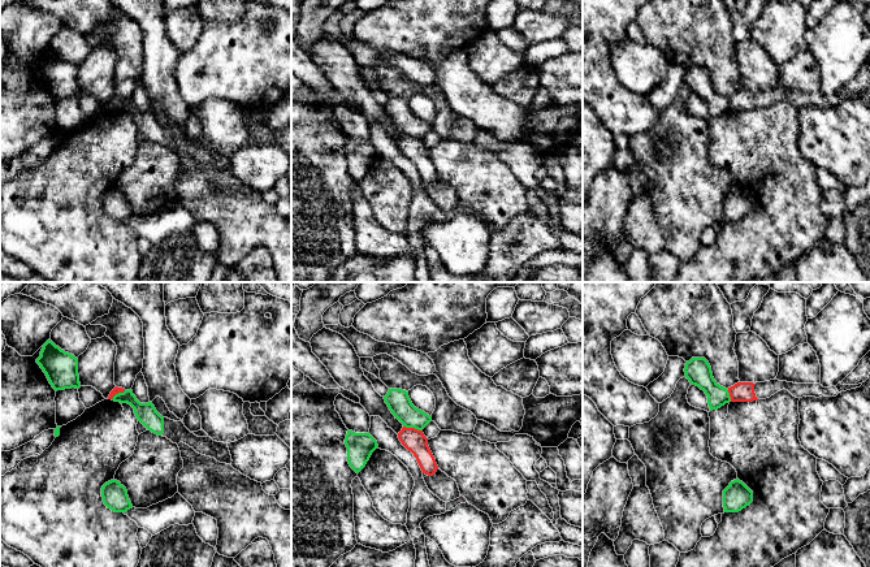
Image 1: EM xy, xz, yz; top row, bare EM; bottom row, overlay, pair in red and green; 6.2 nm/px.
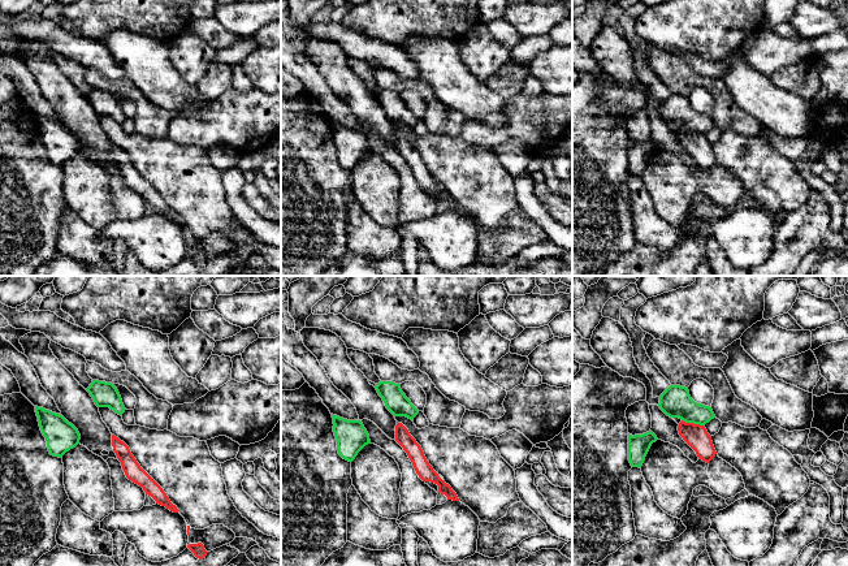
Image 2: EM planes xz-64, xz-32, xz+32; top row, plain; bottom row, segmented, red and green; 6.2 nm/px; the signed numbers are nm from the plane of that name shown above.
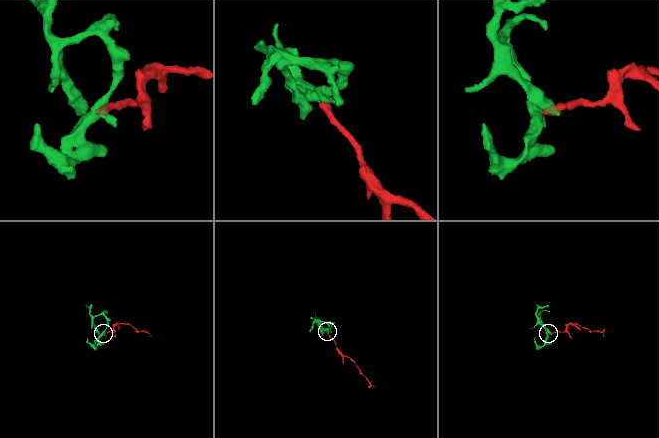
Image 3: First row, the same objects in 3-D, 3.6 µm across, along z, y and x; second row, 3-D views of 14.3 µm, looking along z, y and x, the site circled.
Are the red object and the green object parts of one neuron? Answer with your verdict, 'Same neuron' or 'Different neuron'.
Different neuron

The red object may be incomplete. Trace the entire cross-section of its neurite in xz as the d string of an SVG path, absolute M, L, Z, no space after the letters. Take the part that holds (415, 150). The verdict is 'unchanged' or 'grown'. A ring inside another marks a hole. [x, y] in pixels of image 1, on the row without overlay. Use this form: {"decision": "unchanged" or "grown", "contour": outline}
{"decision": "unchanged", "contour": "M403 135L398 142L398 147L402 153L414 163L423 182L433 185L437 181L438 174L428 155L428 147L424 144L423 139Z"}

